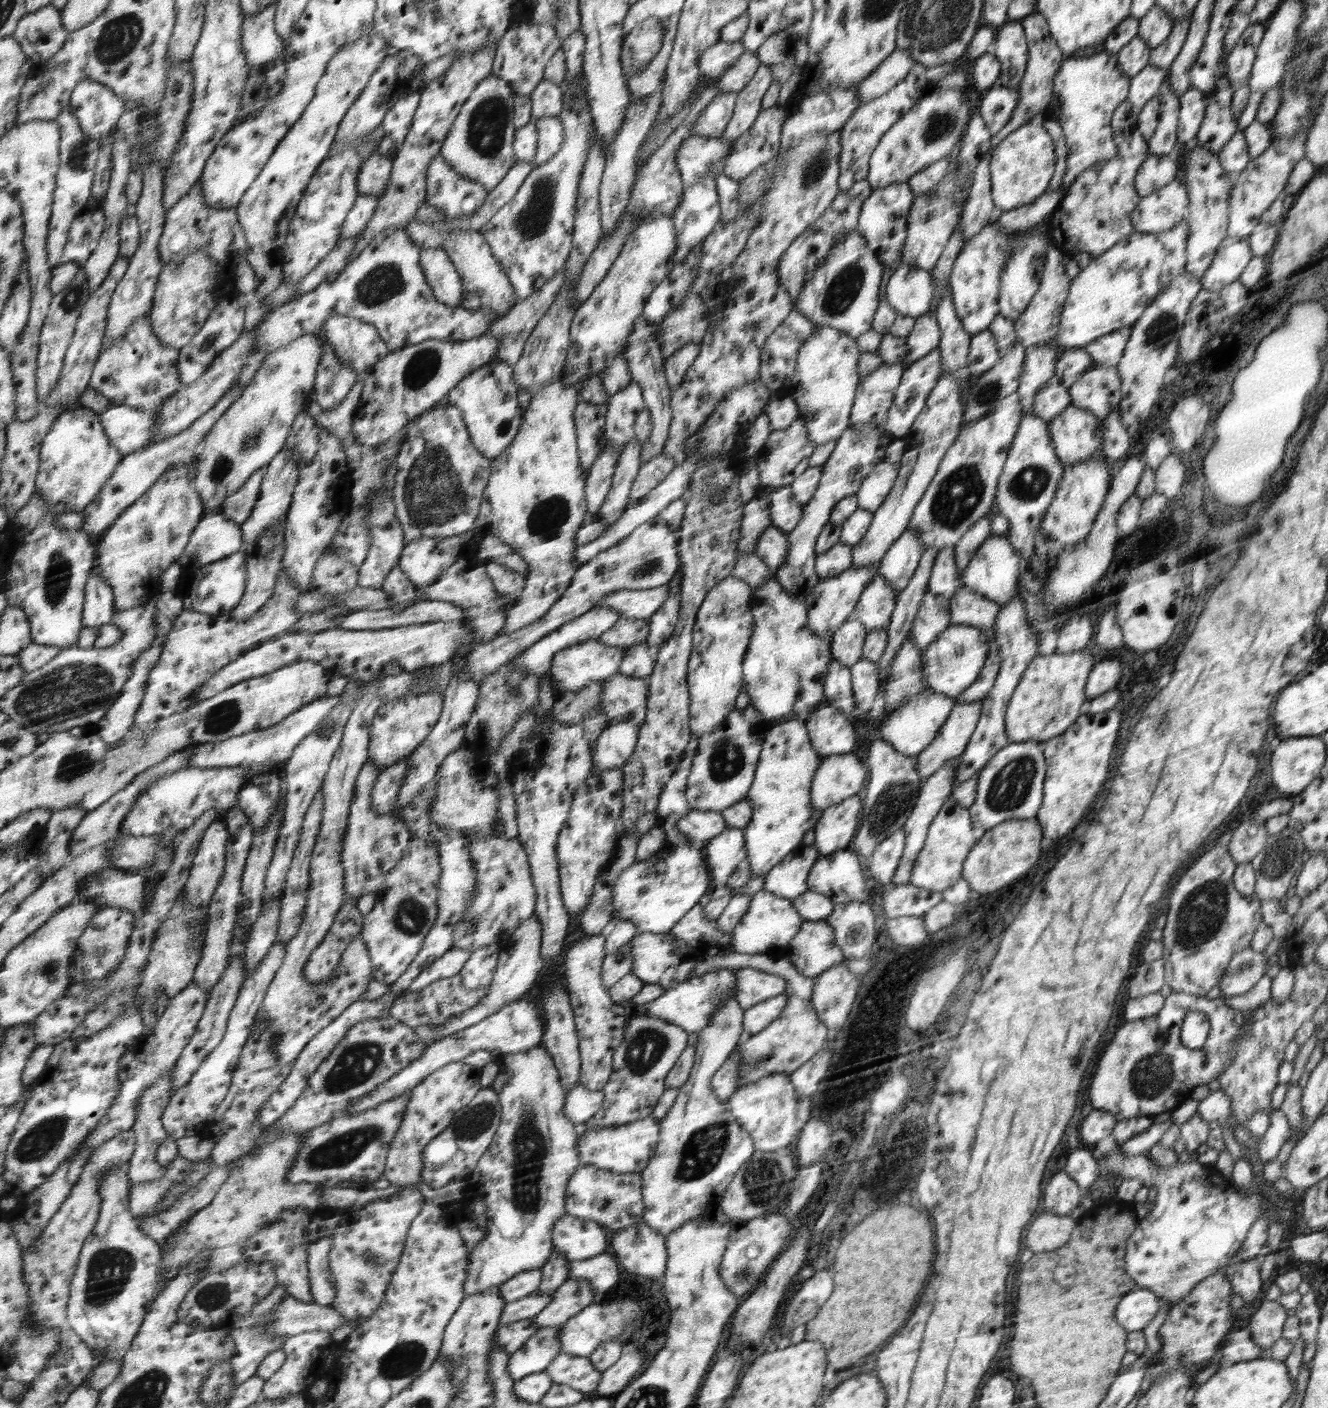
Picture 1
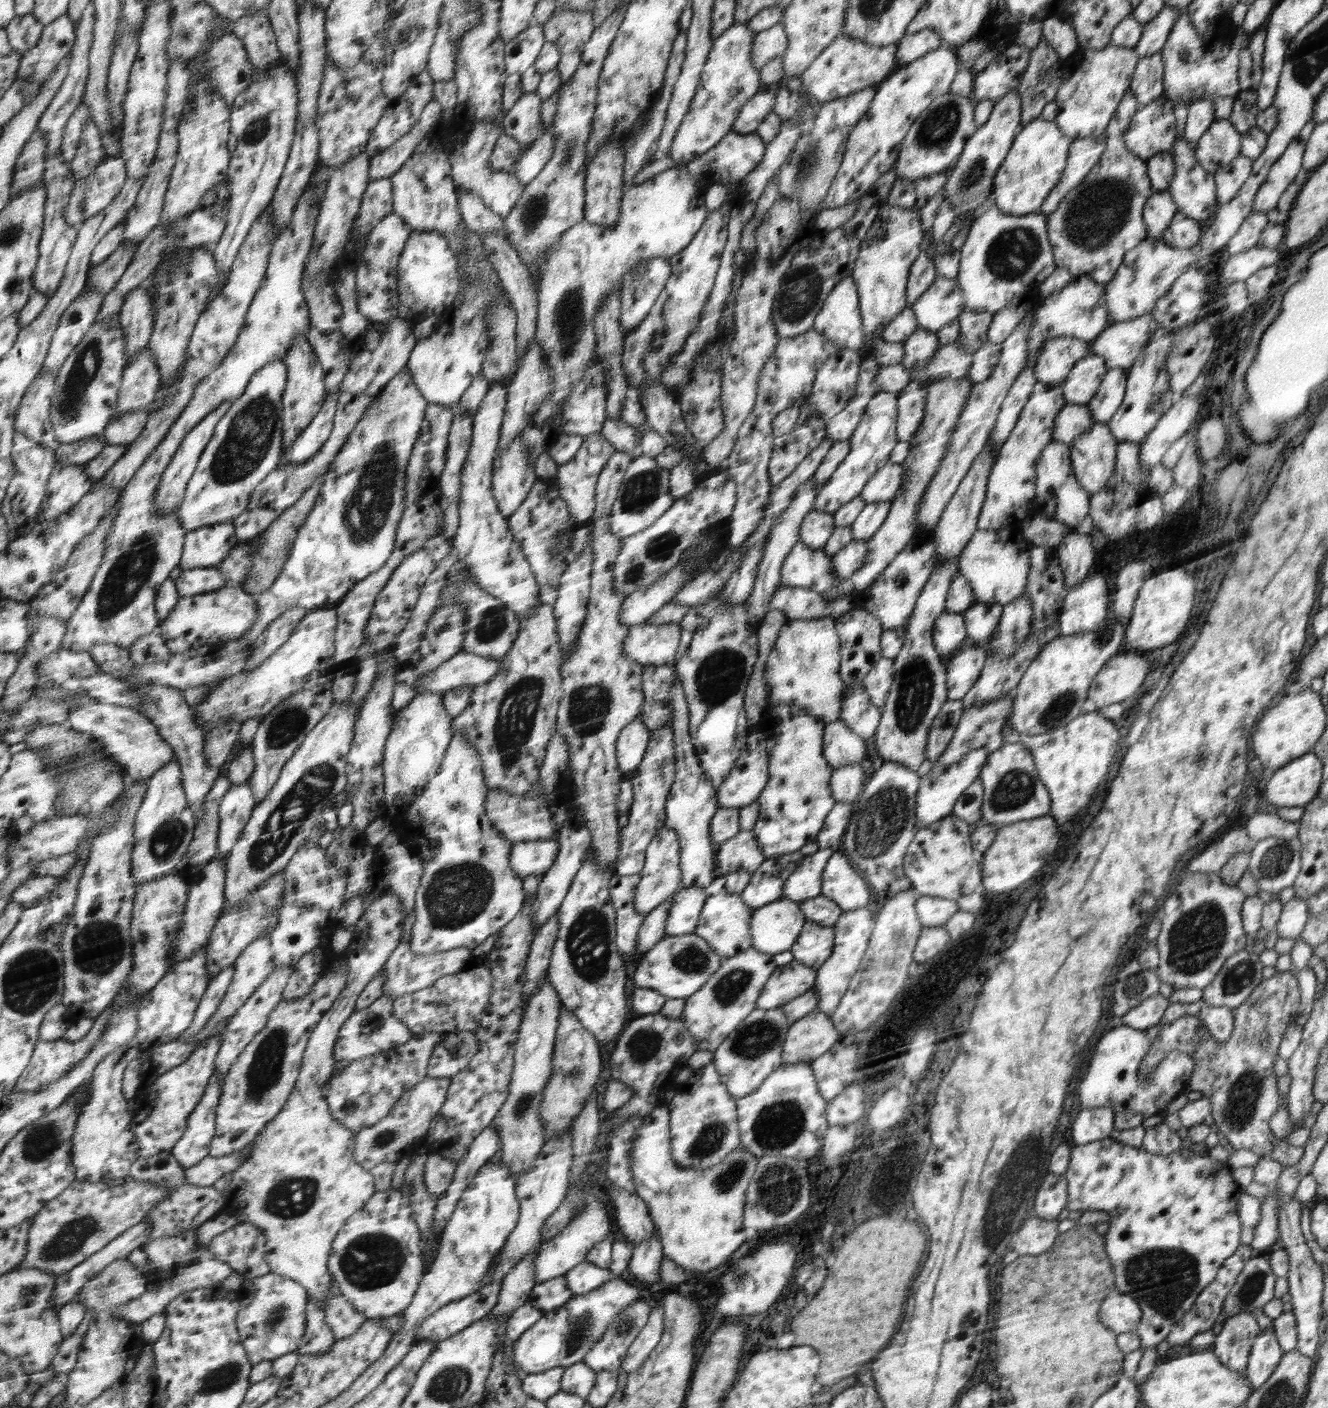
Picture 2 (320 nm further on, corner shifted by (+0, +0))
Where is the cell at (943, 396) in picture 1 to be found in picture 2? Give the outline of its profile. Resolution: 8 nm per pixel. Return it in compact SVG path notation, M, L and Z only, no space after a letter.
M965 308L958 316L960 332L956 344L976 351L987 341L992 317L993 312Z

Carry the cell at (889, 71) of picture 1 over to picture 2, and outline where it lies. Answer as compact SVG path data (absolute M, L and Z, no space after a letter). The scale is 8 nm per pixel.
M924 29L919 30L918 33L908 34L897 43L897 65L906 66L942 45L941 36L934 29Z

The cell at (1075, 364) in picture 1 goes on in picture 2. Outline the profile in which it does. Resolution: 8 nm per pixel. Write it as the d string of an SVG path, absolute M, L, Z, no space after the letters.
M1091 352L1078 361L1063 384L1066 404L1086 405L1095 396L1107 373L1107 359Z

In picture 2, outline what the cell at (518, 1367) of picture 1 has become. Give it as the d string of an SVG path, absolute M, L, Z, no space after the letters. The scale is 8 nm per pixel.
M620 1276L609 1280L606 1285L588 1294L573 1296L560 1308L546 1311L518 1340L513 1342L516 1366L524 1375L542 1372L549 1368L566 1368L578 1362L592 1350L603 1332L639 1298L642 1291L627 1283Z

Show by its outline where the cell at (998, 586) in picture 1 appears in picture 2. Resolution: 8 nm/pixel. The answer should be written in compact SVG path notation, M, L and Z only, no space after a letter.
M1012 525L998 530L980 530L972 535L960 553L959 573L971 583L976 602L1000 603L1002 606L1023 596L1030 570L1033 542L1024 538L1022 528Z

